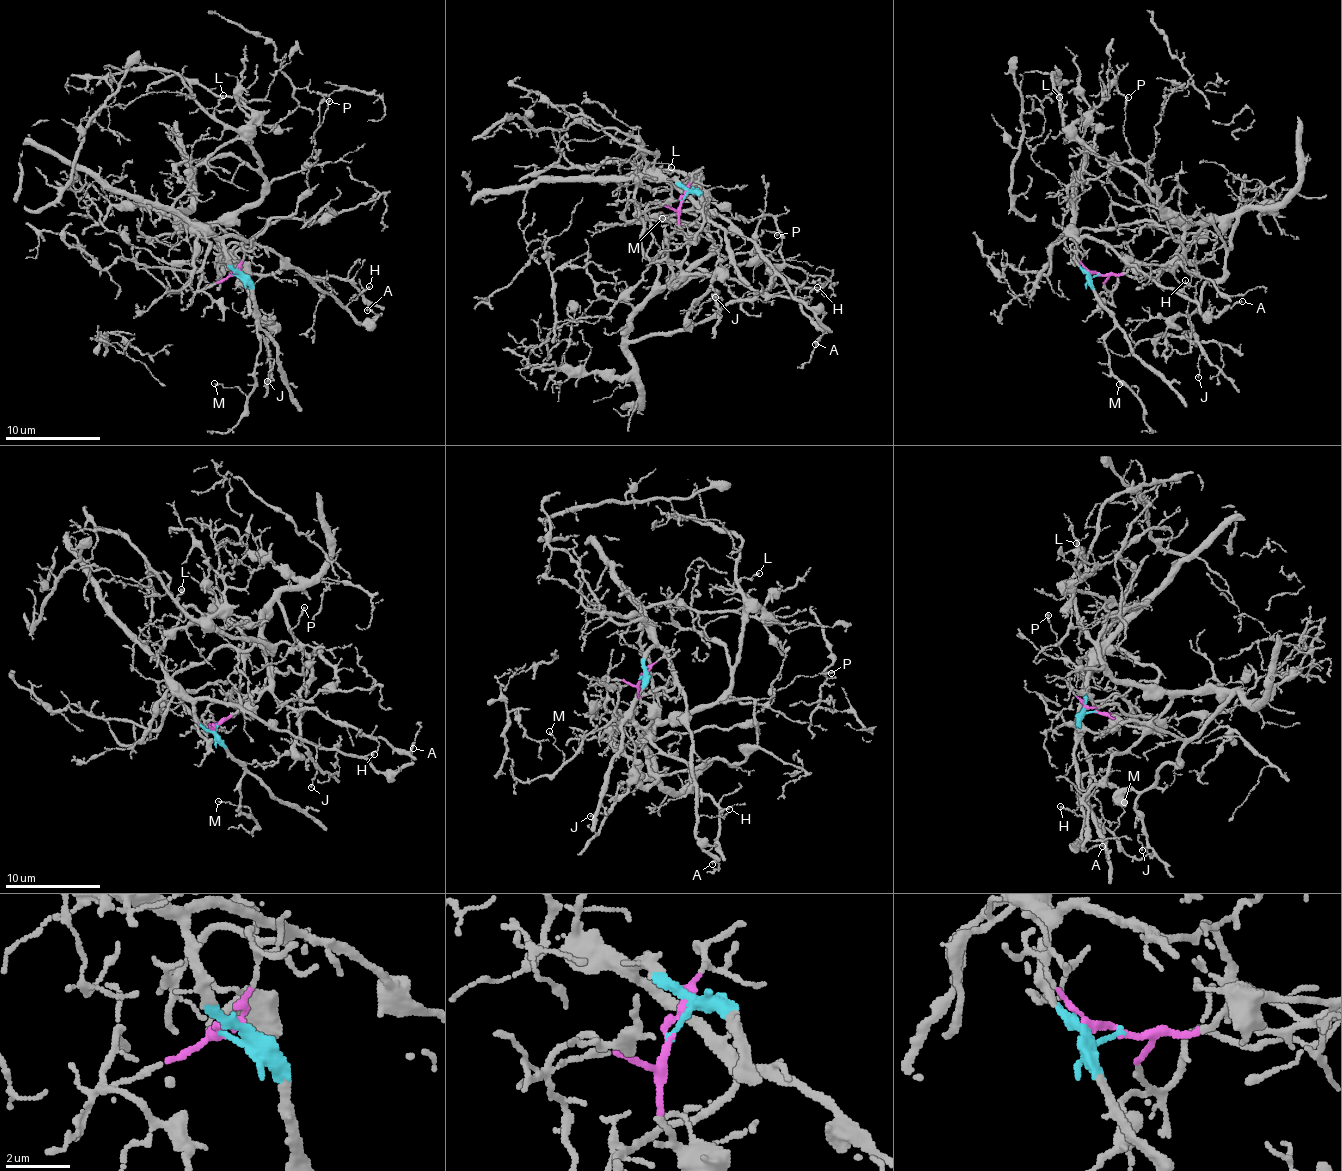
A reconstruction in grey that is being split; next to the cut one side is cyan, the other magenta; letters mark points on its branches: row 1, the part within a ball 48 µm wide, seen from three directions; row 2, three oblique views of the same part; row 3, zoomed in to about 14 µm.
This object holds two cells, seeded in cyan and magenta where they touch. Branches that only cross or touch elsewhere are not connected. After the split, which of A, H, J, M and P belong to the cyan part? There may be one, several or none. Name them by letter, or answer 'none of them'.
A, H, M

